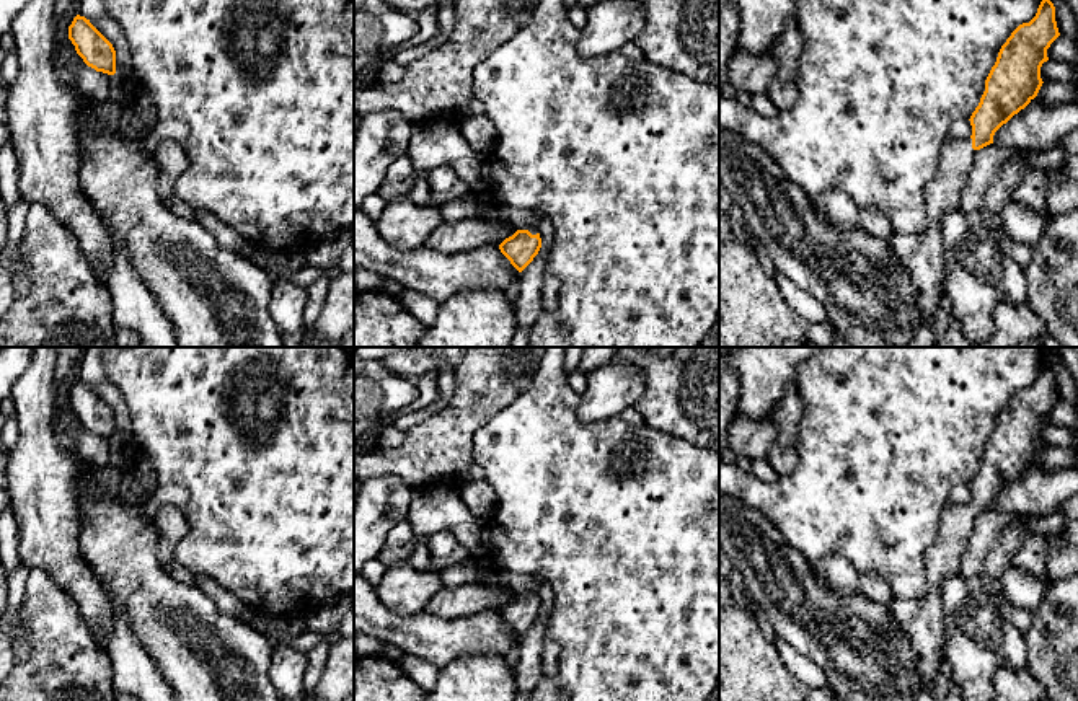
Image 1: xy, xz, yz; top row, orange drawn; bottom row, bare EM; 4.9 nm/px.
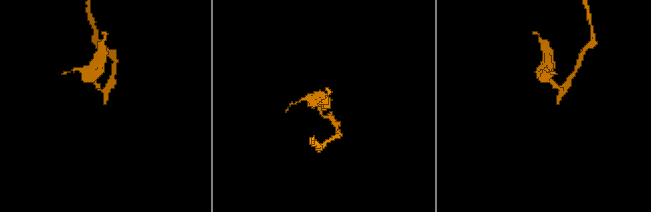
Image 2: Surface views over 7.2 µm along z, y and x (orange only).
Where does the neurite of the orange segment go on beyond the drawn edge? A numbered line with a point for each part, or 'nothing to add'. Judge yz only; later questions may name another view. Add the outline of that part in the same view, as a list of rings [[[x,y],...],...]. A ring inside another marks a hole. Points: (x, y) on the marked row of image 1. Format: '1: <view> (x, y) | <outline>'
1: yz (923, 255) | [[[972,139],[949,140],[941,150],[938,168],[925,186],[925,225],[915,233],[894,233],[892,248],[907,267],[915,287],[918,289],[920,324],[913,339],[907,347],[934,347],[933,329],[930,324],[936,311],[938,302],[944,290],[944,241],[941,233],[941,220],[951,209],[957,209],[961,196],[969,183],[969,173],[974,165],[977,150],[972,148]]]

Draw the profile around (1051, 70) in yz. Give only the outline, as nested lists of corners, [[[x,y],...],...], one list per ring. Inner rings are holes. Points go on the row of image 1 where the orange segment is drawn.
[[[1047,60],[1040,67],[1040,78],[1049,82],[1070,82],[1075,78],[1075,68],[1068,62]]]

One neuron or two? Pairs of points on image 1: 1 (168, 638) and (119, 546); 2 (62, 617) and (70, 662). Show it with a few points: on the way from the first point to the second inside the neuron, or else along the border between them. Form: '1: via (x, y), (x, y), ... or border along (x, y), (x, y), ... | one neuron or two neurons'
1: via (154, 615), (144, 582), (131, 569) | one neuron
2: via (62, 628), (62, 651) | one neuron

